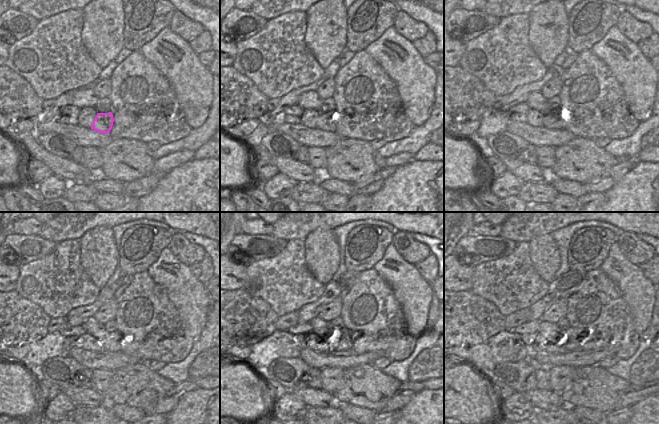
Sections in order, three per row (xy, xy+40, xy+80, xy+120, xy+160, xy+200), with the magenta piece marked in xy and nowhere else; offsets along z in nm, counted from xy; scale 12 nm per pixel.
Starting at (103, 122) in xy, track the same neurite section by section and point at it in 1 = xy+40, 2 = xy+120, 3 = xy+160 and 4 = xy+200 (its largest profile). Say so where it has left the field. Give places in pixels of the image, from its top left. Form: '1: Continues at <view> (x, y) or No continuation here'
1: Continues at xy+40 (328, 121)
2: Continues at xy+120 (109, 344)
3: Continues at xy+160 (346, 341)
4: Continues at xy+200 (576, 335)

